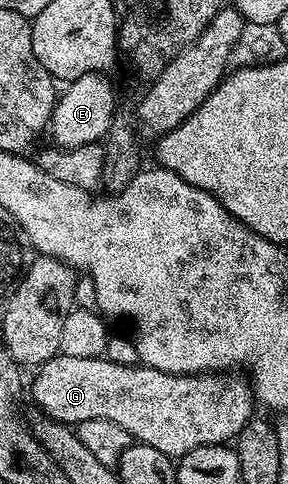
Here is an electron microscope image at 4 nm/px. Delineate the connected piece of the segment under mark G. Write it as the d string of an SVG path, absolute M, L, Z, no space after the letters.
M64 354L55 355L49 361L44 362L40 368L36 371L36 378L33 382L31 392L34 400L37 402L38 409L42 410L42 413L48 417L57 419L59 422L64 422L70 426L76 426L85 420L110 420L115 424L118 424L125 431L129 432L134 441L143 442L149 447L157 449L159 452L163 452L169 455L173 460L177 460L184 455L192 451L193 448L199 448L203 446L224 445L234 441L234 438L240 434L241 428L249 421L251 417L254 417L255 410L253 410L253 404L255 405L254 391L250 387L250 383L243 377L237 378L234 374L216 374L208 372L205 374L171 374L167 372L161 372L160 370L153 369L151 366L144 366L142 364L136 364L134 366L123 366L116 362L111 362L106 358L91 358L91 357L75 357L65 356Z

